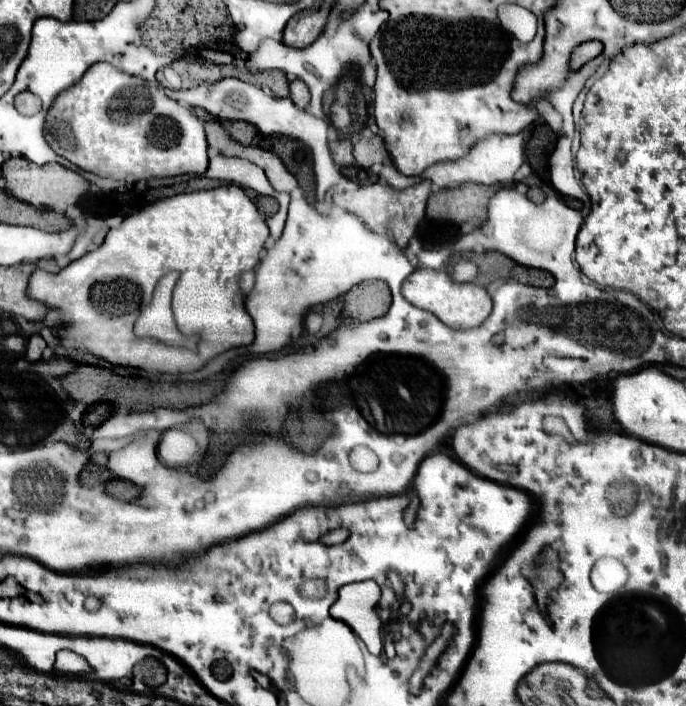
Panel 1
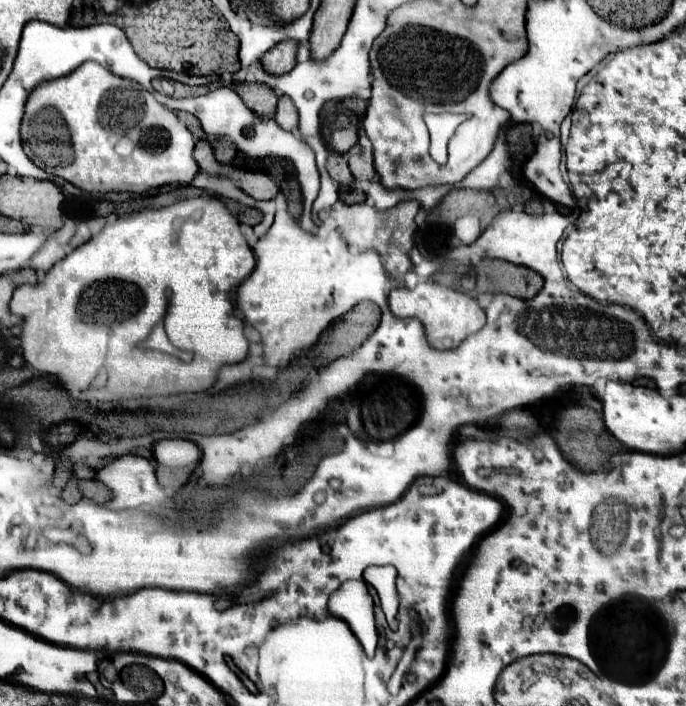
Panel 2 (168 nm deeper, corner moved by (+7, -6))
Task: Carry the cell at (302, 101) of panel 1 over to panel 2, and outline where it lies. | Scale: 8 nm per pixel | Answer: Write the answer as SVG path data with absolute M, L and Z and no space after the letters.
M288 97L278 99L274 121L280 123L280 127L286 129L286 131L292 131L292 133L296 131L296 127L298 127L298 111L294 109L294 103Z

